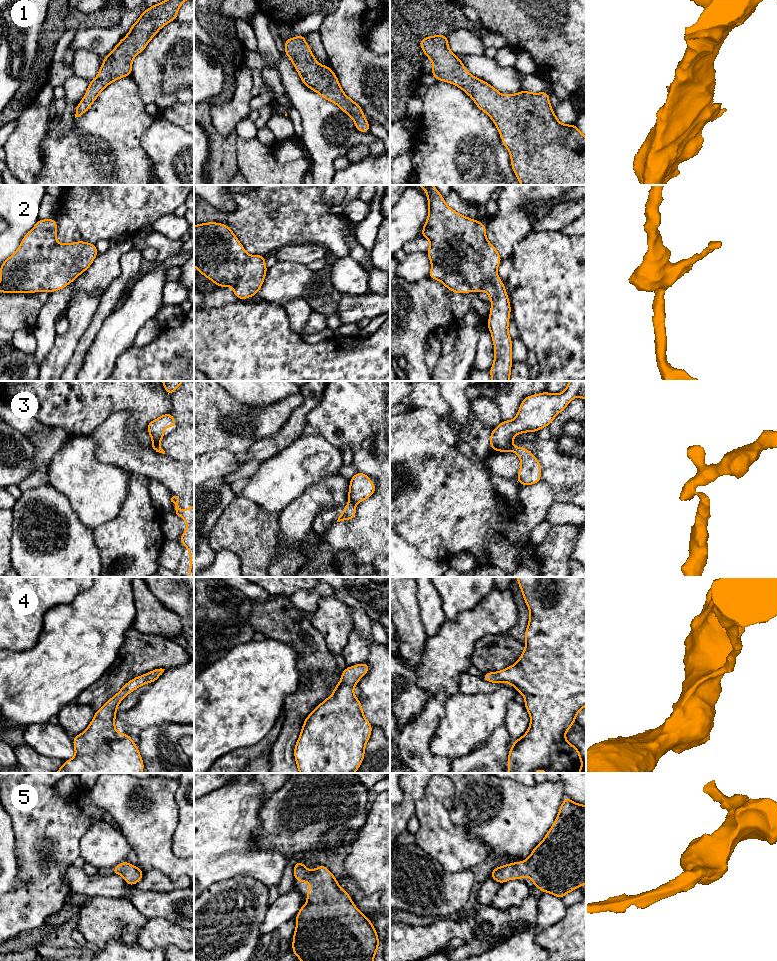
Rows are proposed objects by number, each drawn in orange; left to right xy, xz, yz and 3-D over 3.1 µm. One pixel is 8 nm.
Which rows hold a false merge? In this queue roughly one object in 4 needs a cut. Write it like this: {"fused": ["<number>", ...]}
{"fused": ["3"]}

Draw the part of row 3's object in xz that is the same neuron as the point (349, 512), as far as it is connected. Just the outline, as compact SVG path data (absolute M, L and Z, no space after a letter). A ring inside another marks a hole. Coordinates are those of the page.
M349 503L345 506L342 511L342 514L338 517L337 522L344 521L344 520L351 520L356 517L356 509L355 505Z

